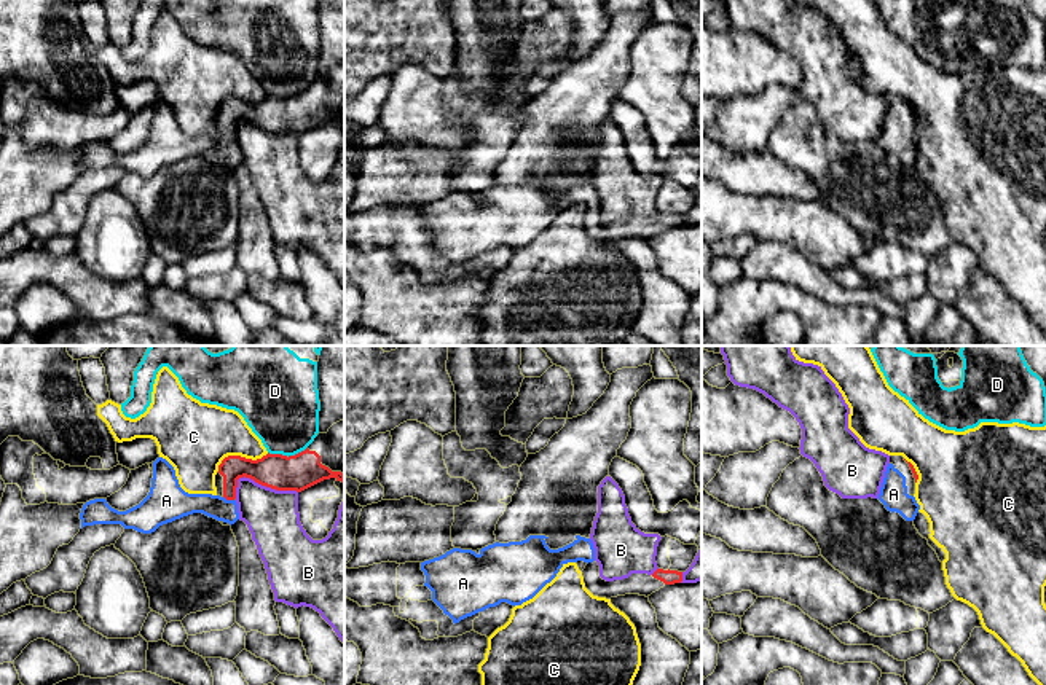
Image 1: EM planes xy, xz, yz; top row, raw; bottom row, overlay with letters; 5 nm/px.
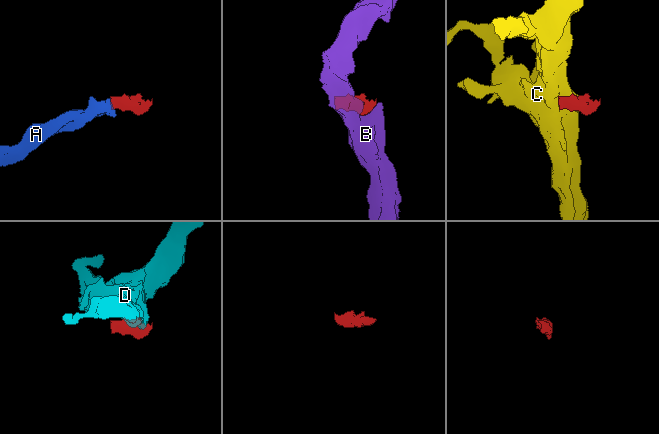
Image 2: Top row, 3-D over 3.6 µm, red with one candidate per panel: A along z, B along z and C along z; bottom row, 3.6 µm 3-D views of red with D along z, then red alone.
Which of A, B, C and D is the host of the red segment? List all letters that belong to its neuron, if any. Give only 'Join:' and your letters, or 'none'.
Join: A

